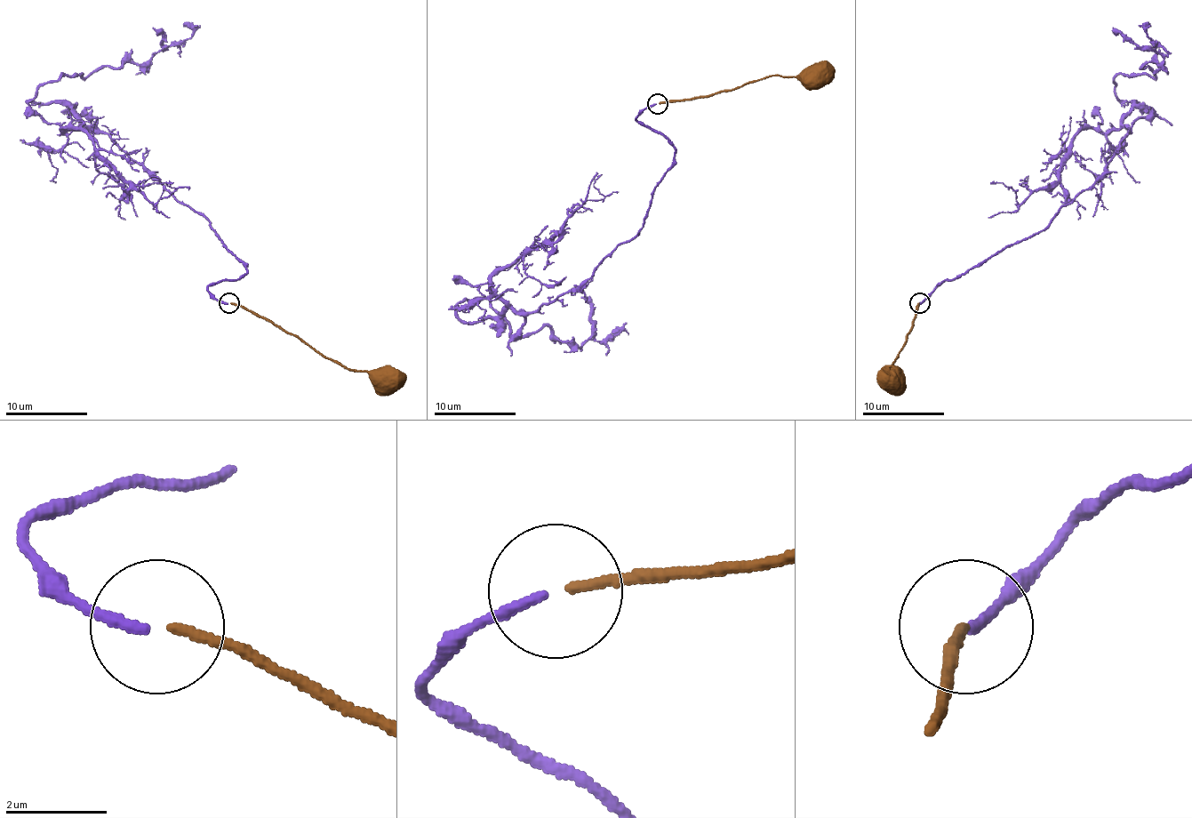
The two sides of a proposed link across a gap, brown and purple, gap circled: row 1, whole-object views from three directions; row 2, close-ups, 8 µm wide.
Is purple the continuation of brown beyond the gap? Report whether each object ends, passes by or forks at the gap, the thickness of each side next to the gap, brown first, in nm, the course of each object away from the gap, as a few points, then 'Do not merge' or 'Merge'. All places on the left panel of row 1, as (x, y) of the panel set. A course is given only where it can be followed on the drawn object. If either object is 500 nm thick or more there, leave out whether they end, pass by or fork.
At the ring brown ends. At the ring purple ends. Thickness 190 nm (brown) against 200 nm. Course of brown: (231, 302), (298, 335), (351, 370), (373, 370), (386, 378). Course of purple: (227, 302), (208, 288), (247, 269), (204, 217), (68, 107), (28, 102), (63, 74), (145, 63), (198, 25). Do not merge

